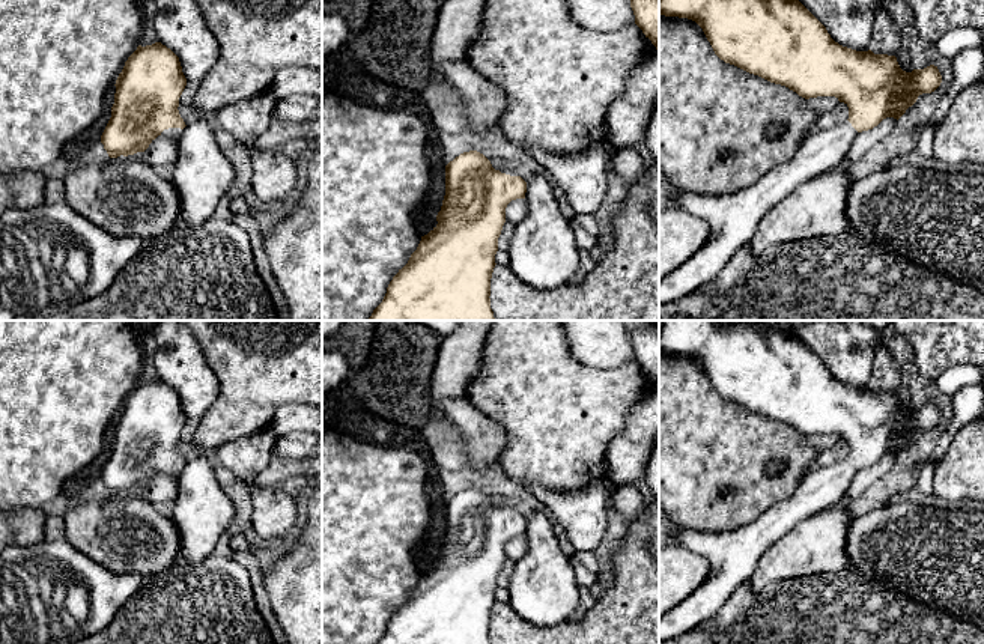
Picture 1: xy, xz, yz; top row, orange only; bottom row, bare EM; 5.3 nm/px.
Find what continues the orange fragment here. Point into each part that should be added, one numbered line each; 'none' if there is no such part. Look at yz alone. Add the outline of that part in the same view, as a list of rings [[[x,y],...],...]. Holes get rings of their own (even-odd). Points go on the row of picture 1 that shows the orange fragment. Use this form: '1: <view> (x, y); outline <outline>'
1: yz (733, 218); outline [[[849,120],[831,129],[809,132],[785,164],[775,167],[755,184],[734,193],[718,196],[691,191],[673,193],[674,206],[703,218],[710,227],[710,235],[707,242],[692,257],[659,281],[659,305],[677,301],[713,280],[736,251],[751,242],[763,217],[770,209],[788,197],[800,184],[838,169],[846,161],[858,134]]]

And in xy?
1: xy (173, 134); outline [[[169,128],[169,129],[164,129],[164,131],[161,132],[161,135],[166,137],[166,138],[170,138],[170,140],[173,140],[173,141],[179,141],[179,138],[181,138],[181,135],[182,135],[182,131],[184,131],[184,129],[181,129],[181,128]]]

